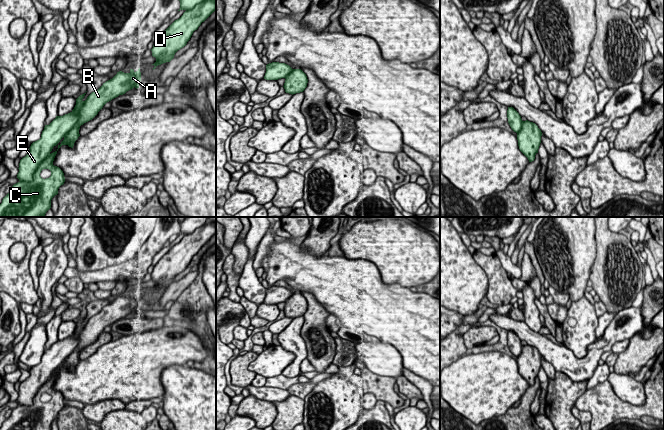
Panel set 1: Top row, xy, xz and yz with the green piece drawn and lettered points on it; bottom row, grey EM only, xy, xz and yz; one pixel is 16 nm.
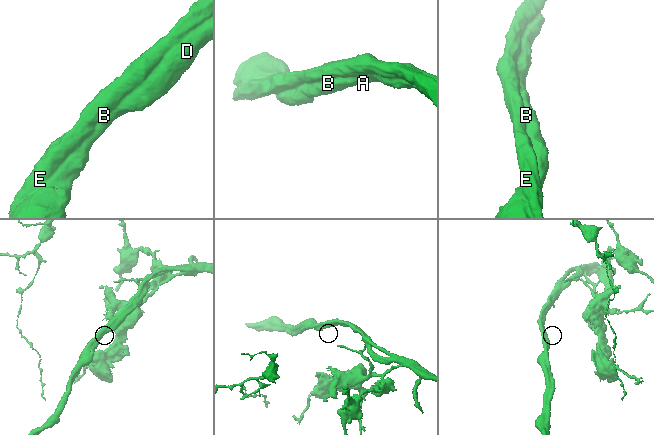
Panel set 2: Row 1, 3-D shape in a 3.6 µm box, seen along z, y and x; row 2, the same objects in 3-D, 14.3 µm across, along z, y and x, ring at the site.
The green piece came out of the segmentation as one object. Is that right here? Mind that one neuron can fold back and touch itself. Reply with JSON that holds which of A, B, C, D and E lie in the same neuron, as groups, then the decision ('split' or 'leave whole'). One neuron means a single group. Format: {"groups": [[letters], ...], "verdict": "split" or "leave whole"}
{"groups": [["A", "B", "C", "D", "E"]], "verdict": "leave whole"}

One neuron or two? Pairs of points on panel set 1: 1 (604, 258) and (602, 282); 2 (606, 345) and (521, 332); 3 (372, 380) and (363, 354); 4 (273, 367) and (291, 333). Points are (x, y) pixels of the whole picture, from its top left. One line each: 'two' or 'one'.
1: one
2: one
3: two
4: two

